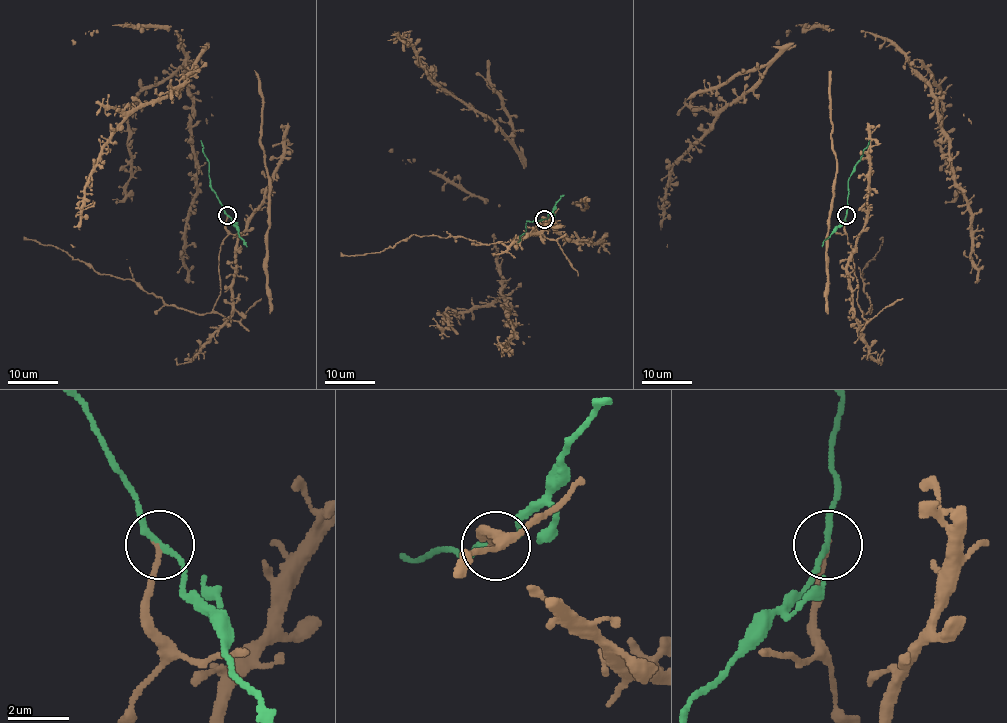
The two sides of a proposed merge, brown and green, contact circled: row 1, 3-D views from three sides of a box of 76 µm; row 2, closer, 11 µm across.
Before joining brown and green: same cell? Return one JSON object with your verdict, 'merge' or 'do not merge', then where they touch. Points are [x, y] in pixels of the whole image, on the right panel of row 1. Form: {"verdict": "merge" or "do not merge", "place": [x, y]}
{"verdict": "do not merge", "place": [846, 215]}

